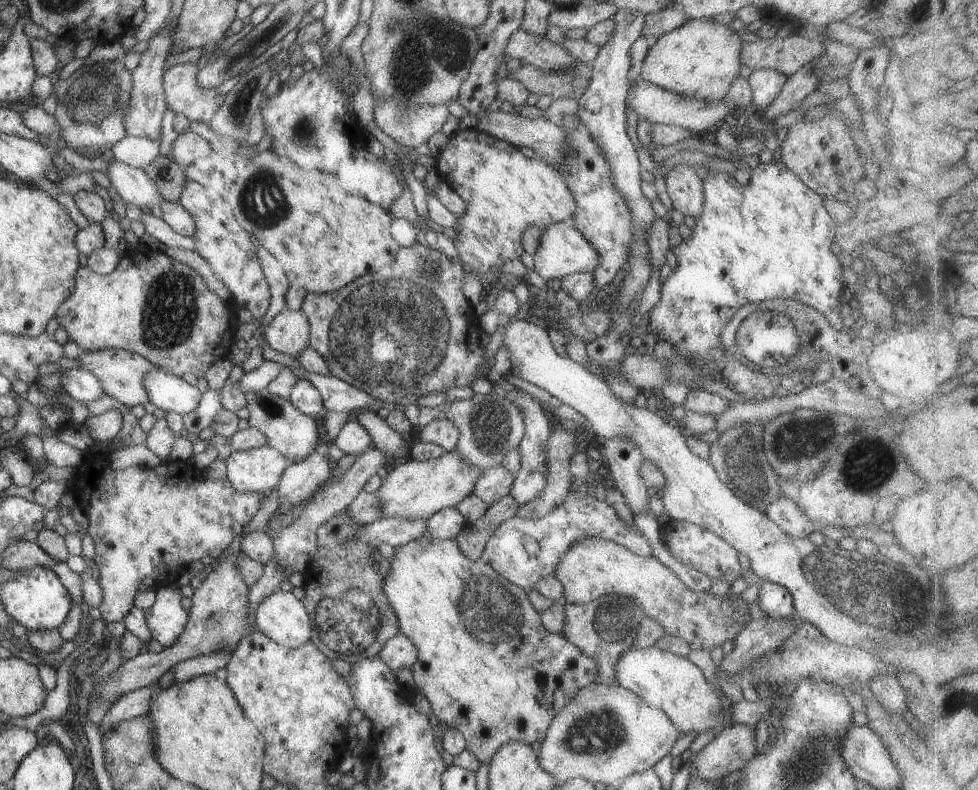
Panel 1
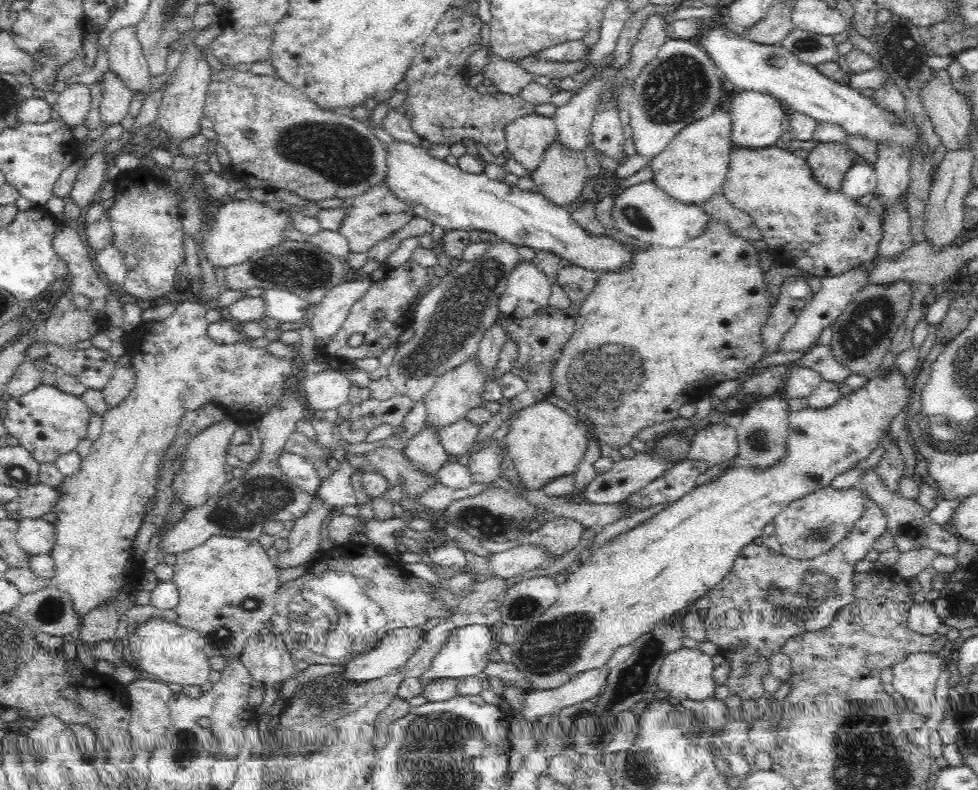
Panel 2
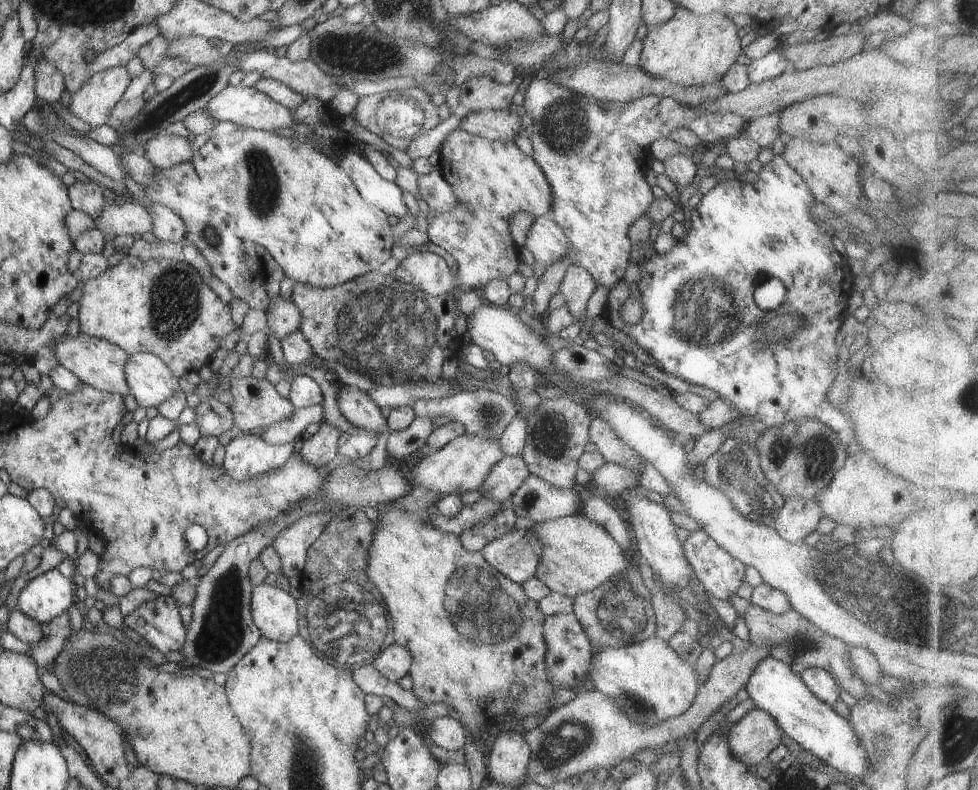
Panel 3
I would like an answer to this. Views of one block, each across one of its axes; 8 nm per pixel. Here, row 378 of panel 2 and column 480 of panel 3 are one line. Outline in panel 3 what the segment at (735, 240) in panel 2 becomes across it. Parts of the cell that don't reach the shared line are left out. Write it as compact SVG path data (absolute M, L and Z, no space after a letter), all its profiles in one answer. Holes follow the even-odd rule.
M391 506L380 508L378 519L372 530L372 539L368 546L368 559L365 567L365 574L368 579L378 588L379 594L385 603L386 611L389 612L391 622L391 634L393 642L402 649L410 652L412 661L408 674L412 680L413 694L420 700L420 703L429 705L431 702L445 702L451 709L455 709L460 715L460 722L463 724L469 738L480 741L480 732L495 723L495 720L507 712L516 714L519 722L527 714L537 714L543 718L551 707L549 700L554 689L547 681L544 674L544 652L546 644L542 635L542 624L544 614L538 609L538 601L531 600L525 596L522 586L504 577L500 572L490 567L483 558L480 551L469 552L460 545L460 538L453 533L443 532L435 528L429 521L426 521L425 512L421 515L399 510Z

